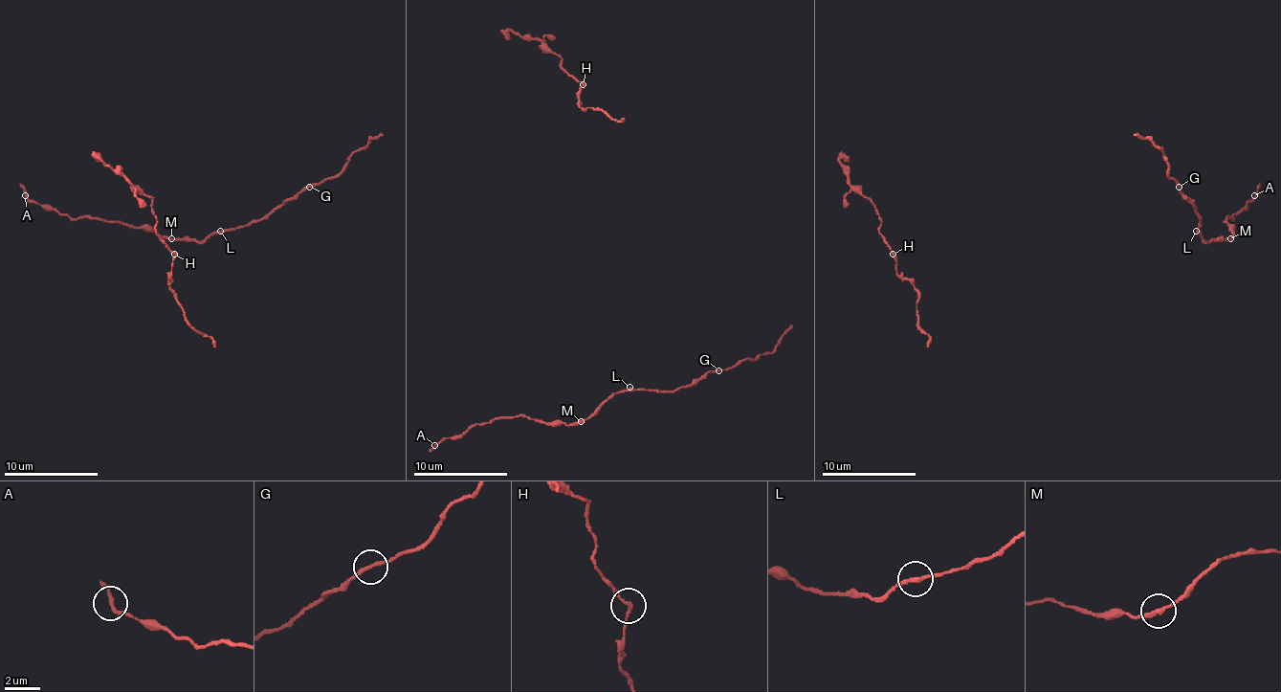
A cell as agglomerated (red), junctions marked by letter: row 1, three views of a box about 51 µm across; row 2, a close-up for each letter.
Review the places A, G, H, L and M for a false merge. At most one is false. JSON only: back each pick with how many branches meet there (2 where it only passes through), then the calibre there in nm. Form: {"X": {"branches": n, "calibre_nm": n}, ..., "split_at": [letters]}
{"split_at": []}

